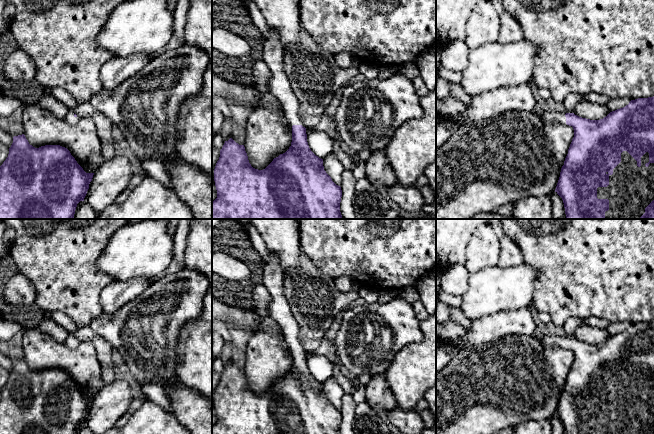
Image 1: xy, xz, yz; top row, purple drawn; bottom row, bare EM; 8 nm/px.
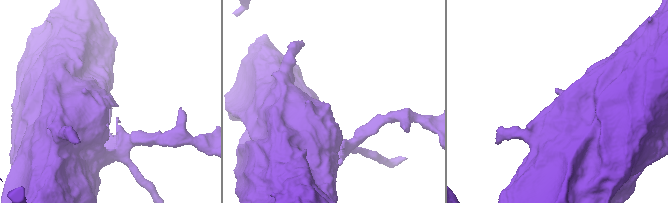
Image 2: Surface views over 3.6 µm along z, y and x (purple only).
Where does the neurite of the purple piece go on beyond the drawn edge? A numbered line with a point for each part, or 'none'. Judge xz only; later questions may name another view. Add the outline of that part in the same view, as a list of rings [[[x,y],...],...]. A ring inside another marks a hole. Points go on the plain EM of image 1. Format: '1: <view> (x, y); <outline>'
1: xz (279, 309); [[[269,250],[269,256],[264,260],[262,284],[271,296],[268,315],[281,327],[285,342],[290,349],[302,349],[299,339],[299,325],[294,318],[290,305],[284,295],[284,273],[279,260]]]

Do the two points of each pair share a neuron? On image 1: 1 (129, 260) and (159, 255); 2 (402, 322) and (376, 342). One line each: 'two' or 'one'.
1: one
2: one

